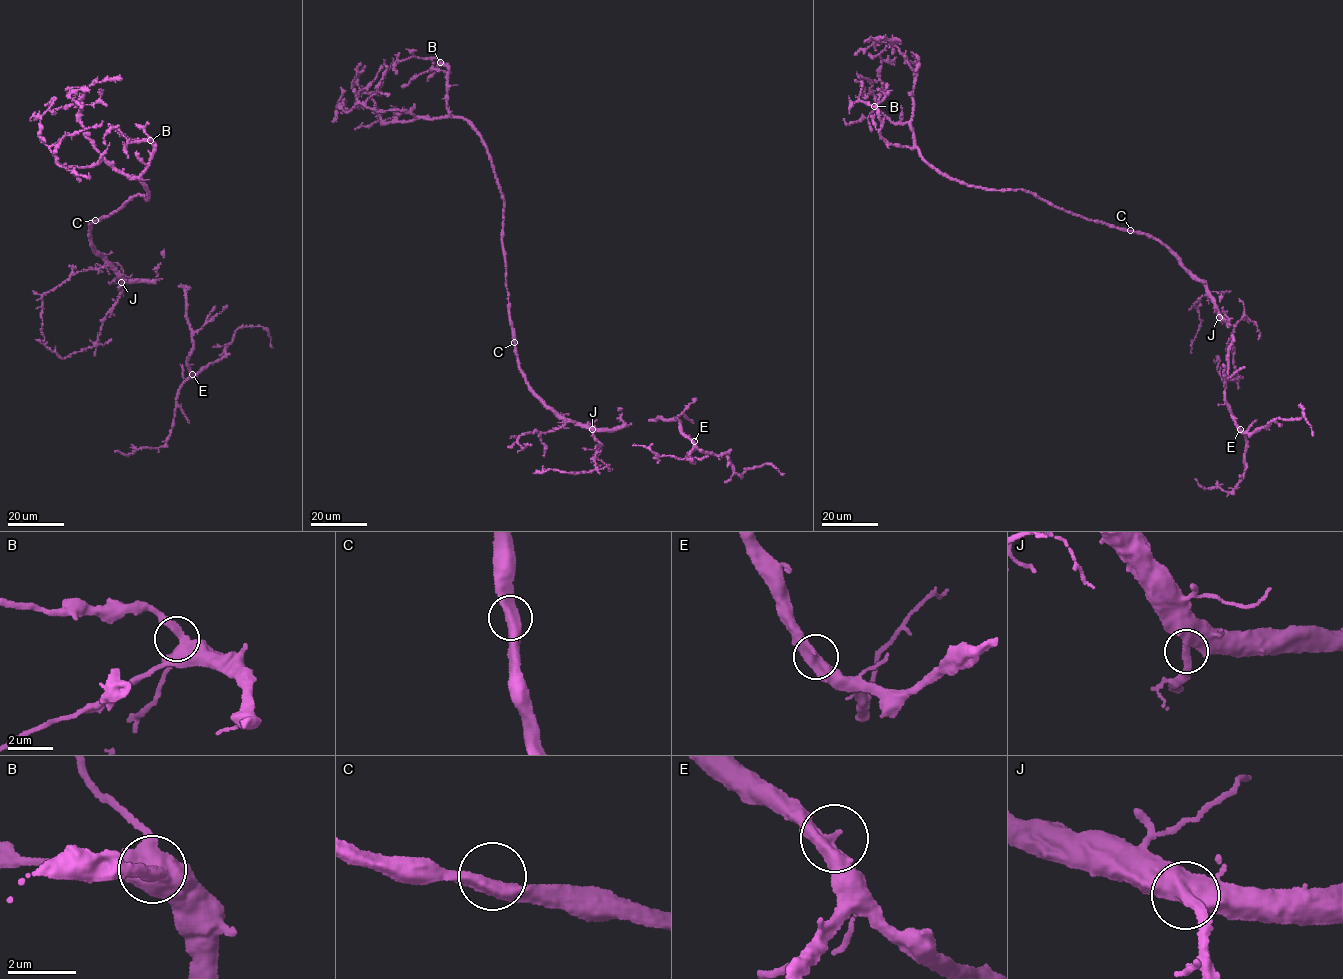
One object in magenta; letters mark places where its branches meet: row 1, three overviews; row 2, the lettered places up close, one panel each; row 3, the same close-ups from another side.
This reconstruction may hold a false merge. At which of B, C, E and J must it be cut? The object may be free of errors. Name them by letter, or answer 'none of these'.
none of these

